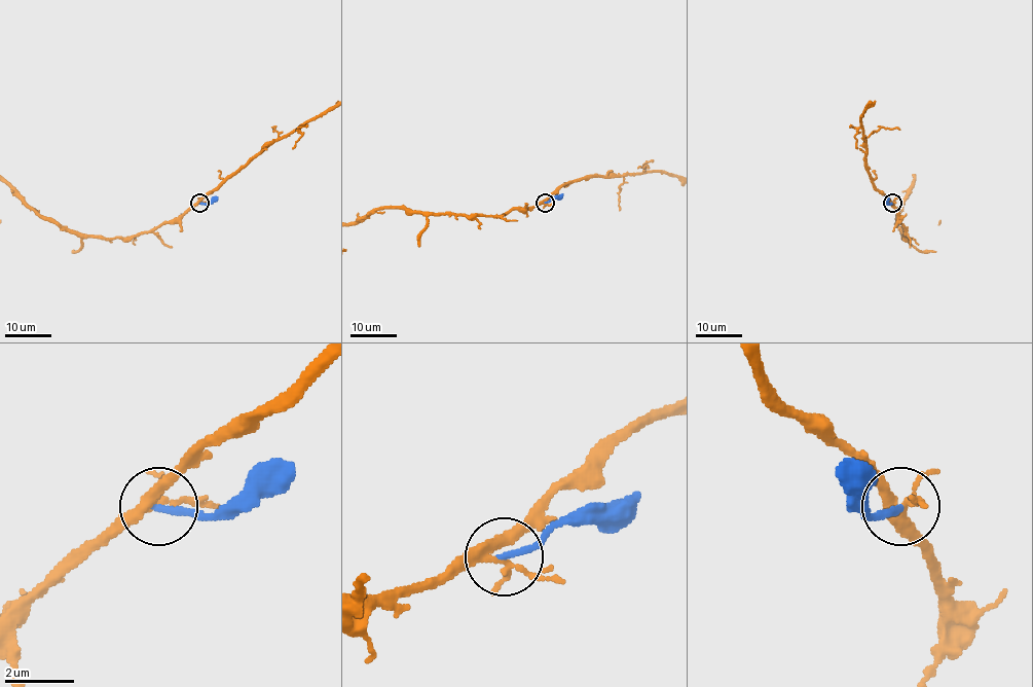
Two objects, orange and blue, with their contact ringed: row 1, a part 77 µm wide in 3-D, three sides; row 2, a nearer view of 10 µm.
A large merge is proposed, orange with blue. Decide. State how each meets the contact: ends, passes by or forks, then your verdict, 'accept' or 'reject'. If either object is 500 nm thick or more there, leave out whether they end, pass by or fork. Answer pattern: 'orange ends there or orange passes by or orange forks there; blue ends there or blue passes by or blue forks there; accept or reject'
orange forks there; blue ends there; reject

